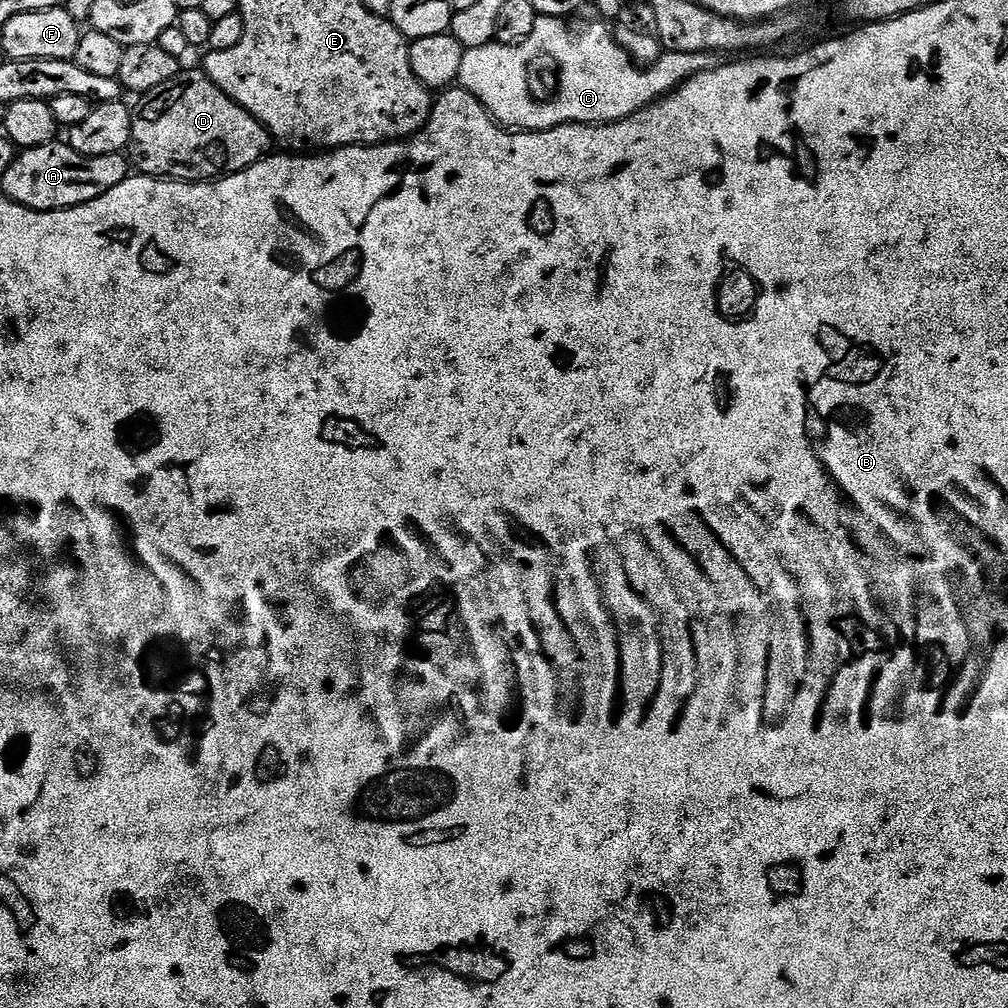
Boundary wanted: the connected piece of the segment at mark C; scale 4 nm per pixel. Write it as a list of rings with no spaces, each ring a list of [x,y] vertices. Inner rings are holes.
[[[537,15],[534,30],[530,30],[530,38],[526,38],[520,44],[493,42],[486,46],[466,48],[462,54],[462,66],[458,66],[456,84],[470,94],[474,94],[474,98],[478,98],[480,105],[497,124],[509,130],[545,132],[560,124],[613,124],[624,120],[647,108],[648,105],[656,103],[664,96],[669,96],[691,76],[705,72],[714,64],[713,57],[706,52],[686,54],[664,50],[652,64],[641,66],[619,44],[613,29],[607,23],[587,24],[584,20],[578,21],[577,24],[568,23],[572,22],[559,16]],[[539,56],[549,56],[556,63],[556,97],[546,101],[545,104],[535,100],[531,90],[528,89],[528,67]]]

